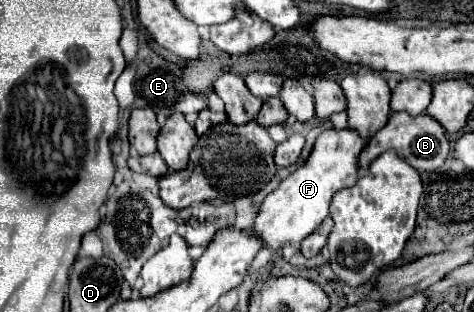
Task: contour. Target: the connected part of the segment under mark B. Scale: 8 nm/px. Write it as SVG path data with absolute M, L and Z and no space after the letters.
M391 113L387 125L383 129L379 129L369 139L367 149L361 151L359 165L363 169L367 169L369 163L375 161L375 157L383 155L387 149L395 149L399 153L399 157L403 157L417 171L427 171L429 173L429 171L437 171L445 163L445 159L447 159L447 155L451 151L451 145L449 145L449 137L447 137L445 129L439 123L435 123L431 119L431 115L423 113L423 115L413 117L409 113Z

